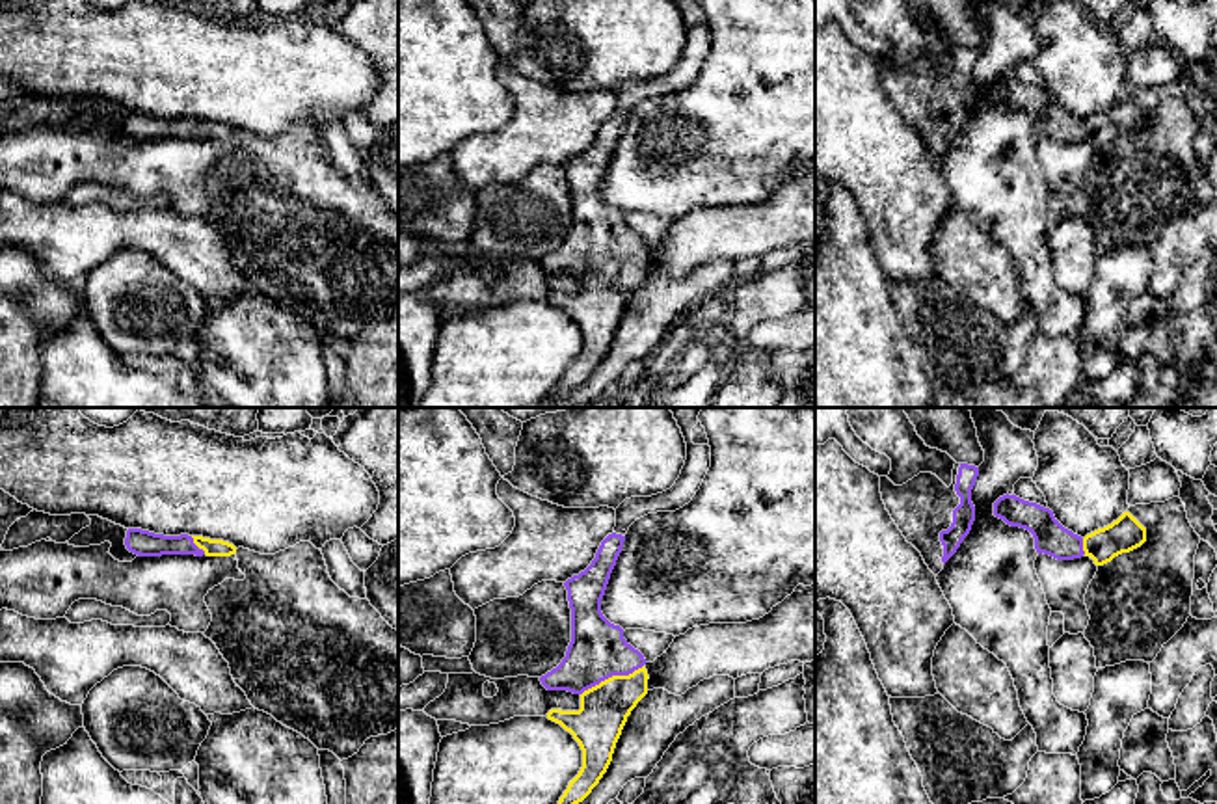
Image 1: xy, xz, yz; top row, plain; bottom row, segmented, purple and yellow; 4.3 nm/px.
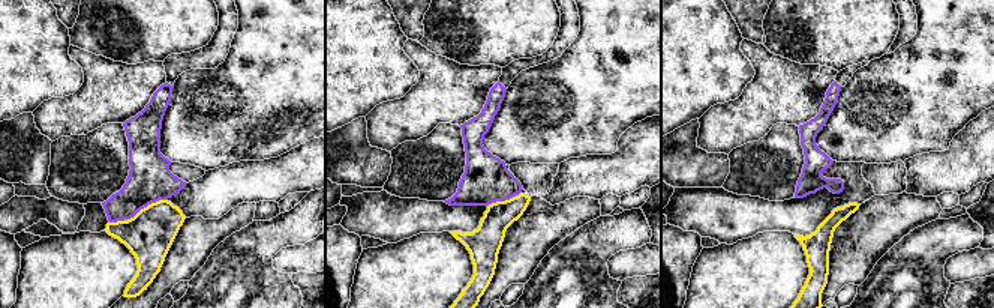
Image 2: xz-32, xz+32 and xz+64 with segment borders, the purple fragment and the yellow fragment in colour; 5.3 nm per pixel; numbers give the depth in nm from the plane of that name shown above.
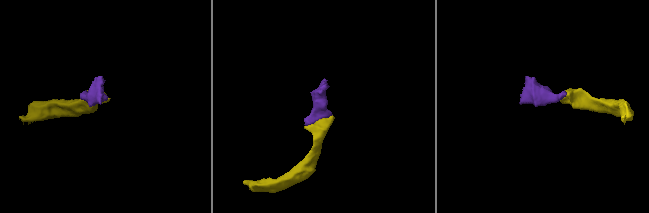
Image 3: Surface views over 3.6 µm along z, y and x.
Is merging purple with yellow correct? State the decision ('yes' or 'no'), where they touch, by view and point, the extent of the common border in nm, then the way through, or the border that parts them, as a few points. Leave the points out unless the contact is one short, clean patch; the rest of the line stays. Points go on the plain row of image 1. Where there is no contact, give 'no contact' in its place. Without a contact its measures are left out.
yes; meets purple in xz at (611, 259); contact 300 nm long; runs through xz (598, 233), (598, 246), (611, 259), (603, 298), (596, 309)

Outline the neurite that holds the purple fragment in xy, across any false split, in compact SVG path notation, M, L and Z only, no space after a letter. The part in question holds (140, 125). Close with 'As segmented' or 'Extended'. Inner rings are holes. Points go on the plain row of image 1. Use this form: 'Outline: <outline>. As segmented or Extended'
Outline: M128 112L125 128L138 140L162 138L195 138L195 140L231 140L236 130L223 123L210 123L203 119L164 119L141 112Z. Extended

